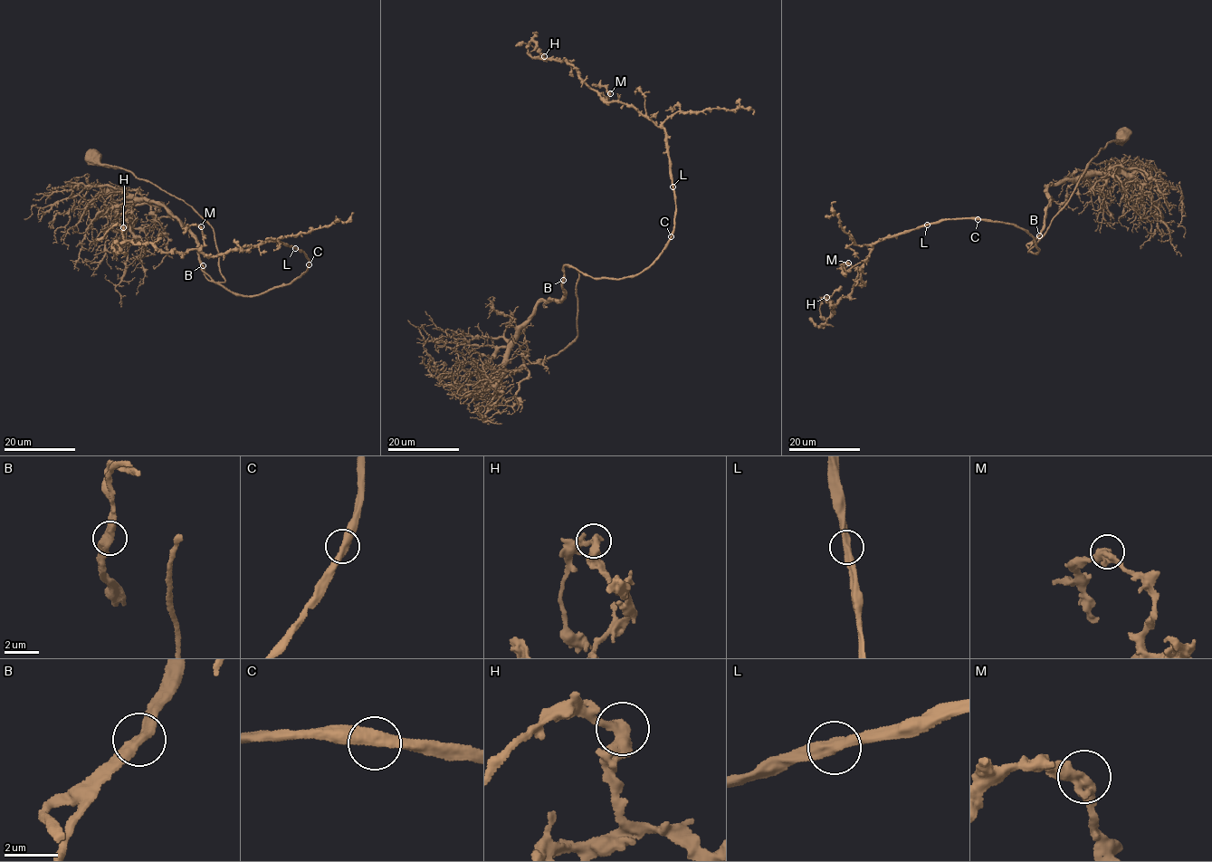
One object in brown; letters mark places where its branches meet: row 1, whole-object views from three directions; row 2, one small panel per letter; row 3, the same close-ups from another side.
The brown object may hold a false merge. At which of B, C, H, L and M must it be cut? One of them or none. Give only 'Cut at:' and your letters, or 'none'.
Cut at: none

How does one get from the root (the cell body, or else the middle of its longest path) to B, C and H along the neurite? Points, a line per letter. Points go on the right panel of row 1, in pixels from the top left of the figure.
B: (1123, 136), (1122, 140), (1112, 139), (1100, 148), (1069, 201), (1028, 252), (1031, 242), (1039, 235)
C: (1123, 136), (1092, 158), (1069, 201), (1032, 247), (1035, 253), (1022, 228), (978, 219)
H: (1123, 136), (1092, 158), (1035, 253), (1016, 225), (939, 220), (876, 241), (863, 283), (834, 309), (826, 297)

